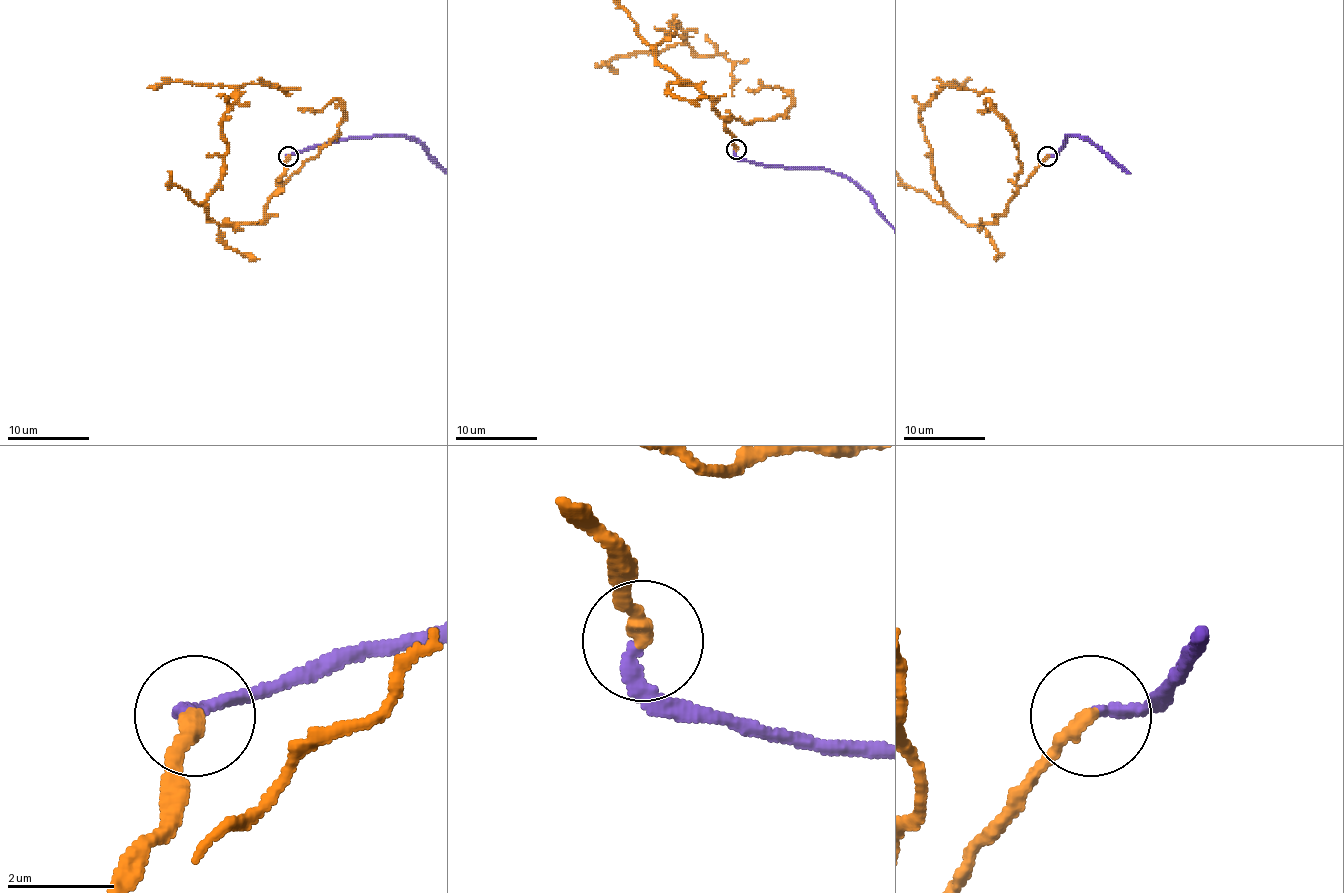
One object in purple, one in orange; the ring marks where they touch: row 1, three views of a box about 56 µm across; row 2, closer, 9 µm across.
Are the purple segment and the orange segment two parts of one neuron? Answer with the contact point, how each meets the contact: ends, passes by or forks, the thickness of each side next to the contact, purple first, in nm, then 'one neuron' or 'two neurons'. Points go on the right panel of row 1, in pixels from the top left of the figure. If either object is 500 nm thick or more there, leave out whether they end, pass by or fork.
at (1047, 156); purple ends there; orange ends there; 240 nm thick on the purple side, 280 nm on the other; one neuron

